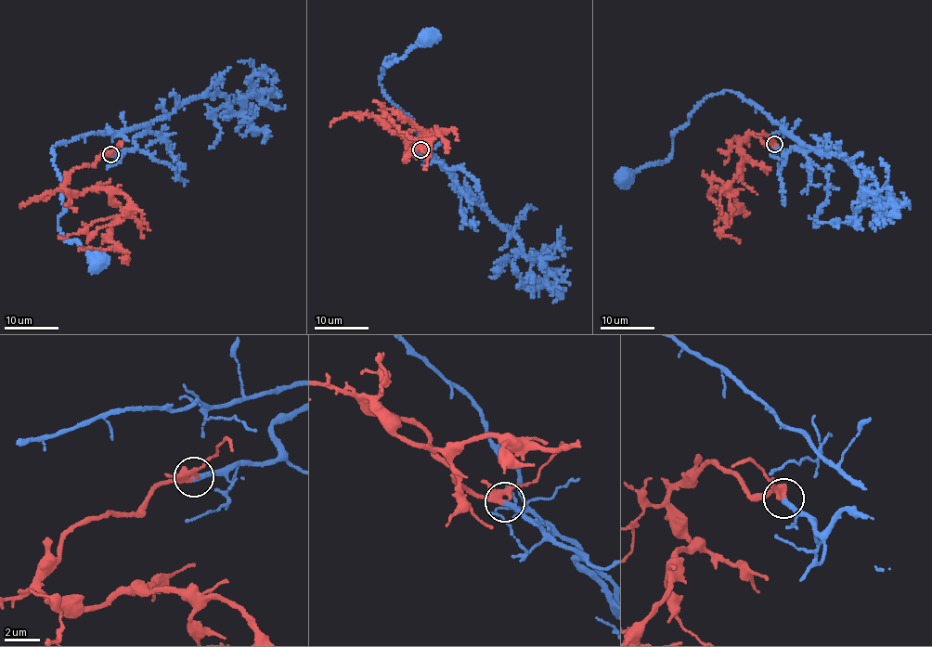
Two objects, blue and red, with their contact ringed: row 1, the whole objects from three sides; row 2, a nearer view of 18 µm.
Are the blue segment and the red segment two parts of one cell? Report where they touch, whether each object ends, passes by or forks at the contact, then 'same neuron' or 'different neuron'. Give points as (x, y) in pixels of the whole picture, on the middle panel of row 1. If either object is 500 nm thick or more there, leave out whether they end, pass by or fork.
(420, 149) | blue ends | red forks | same neuron

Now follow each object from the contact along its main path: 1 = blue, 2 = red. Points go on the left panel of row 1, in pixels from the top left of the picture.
1: (110, 154), (134, 148), (149, 124), (92, 133), (52, 148), (61, 179), (60, 230), (106, 265)
2: (110, 154), (77, 166), (63, 187), (76, 193), (118, 190), (128, 212), (110, 226), (110, 249), (78, 249)

